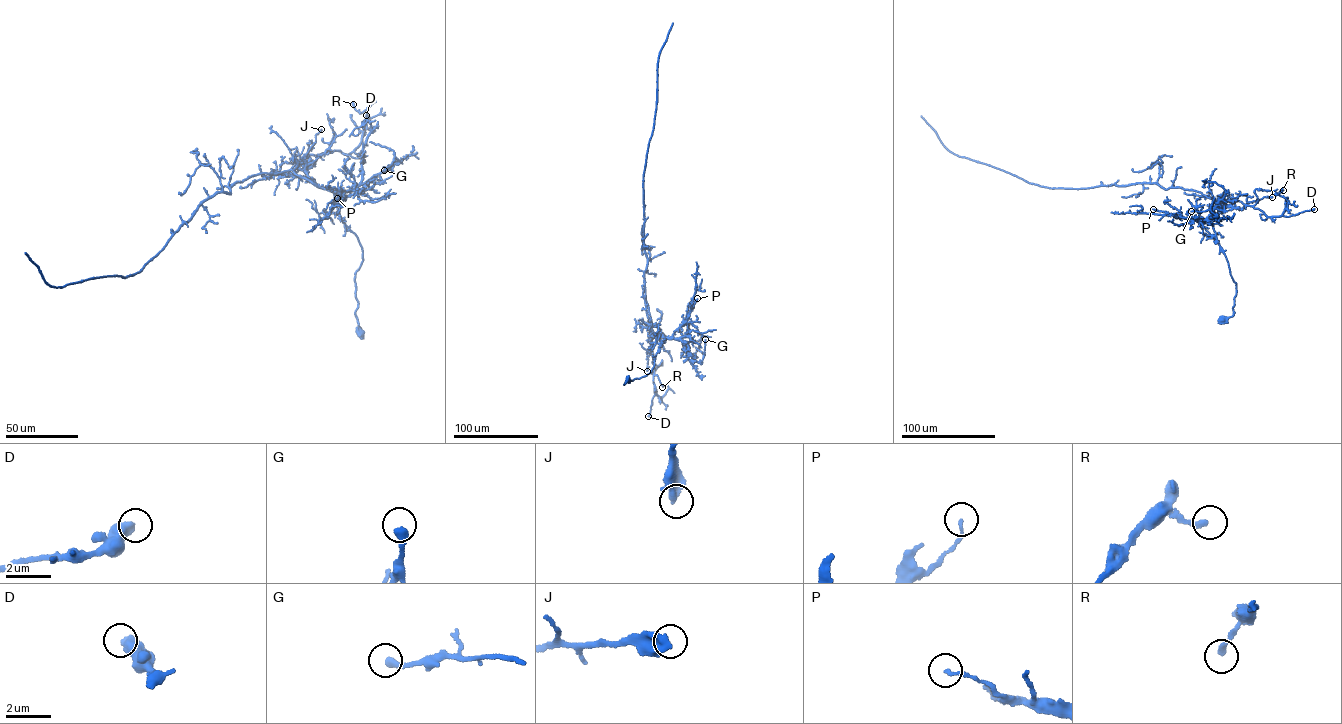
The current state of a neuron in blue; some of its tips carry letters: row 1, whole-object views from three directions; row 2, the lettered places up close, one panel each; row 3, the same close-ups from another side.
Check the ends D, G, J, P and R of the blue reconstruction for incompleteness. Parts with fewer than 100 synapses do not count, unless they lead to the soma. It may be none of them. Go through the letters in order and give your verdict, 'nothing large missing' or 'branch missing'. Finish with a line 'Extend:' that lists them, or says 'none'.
D: nothing large missing
G: nothing large missing
J: nothing large missing
P: nothing large missing
R: nothing large missing
Extend: none

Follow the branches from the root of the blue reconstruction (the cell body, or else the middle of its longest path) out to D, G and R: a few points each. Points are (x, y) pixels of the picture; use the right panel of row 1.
D: (1222, 320), (1233, 315), (1236, 287), (1210, 221), (1214, 201), (1240, 201), (1270, 217), (1288, 217), (1314, 209)
G: (1222, 320), (1233, 315), (1236, 283), (1212, 223), (1202, 221), (1218, 218), (1210, 209), (1191, 211)
R: (1222, 320), (1233, 315), (1236, 284), (1212, 205), (1240, 201), (1279, 217), (1289, 201), (1275, 194), (1283, 190)

